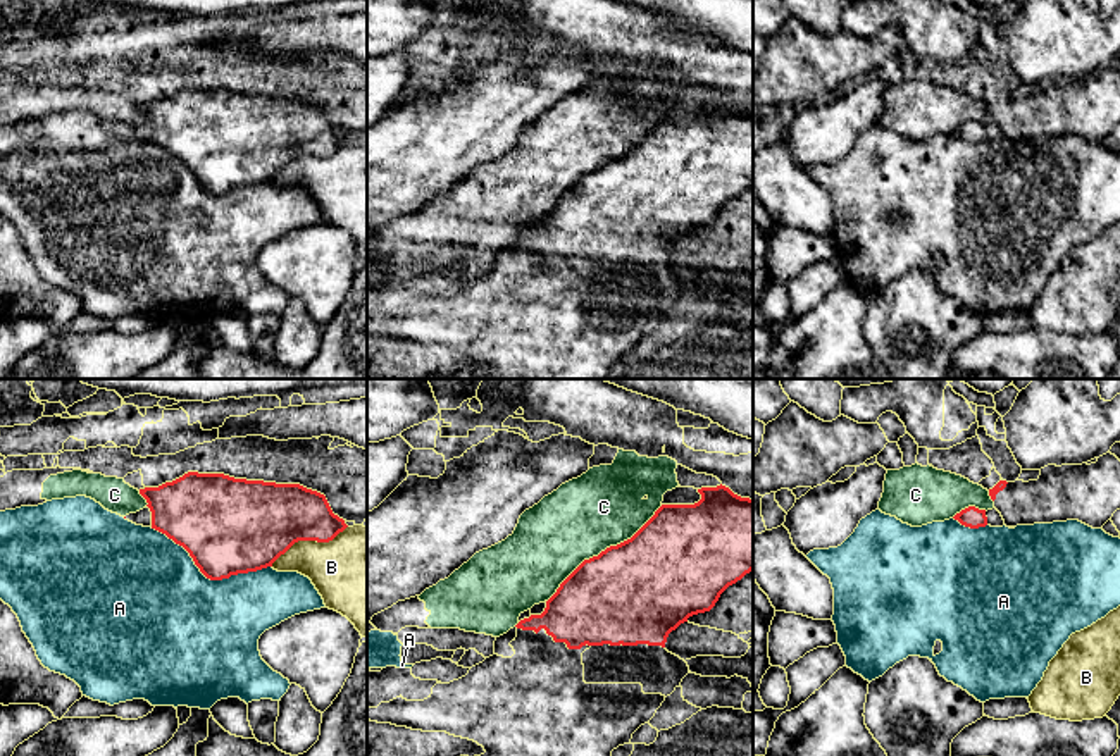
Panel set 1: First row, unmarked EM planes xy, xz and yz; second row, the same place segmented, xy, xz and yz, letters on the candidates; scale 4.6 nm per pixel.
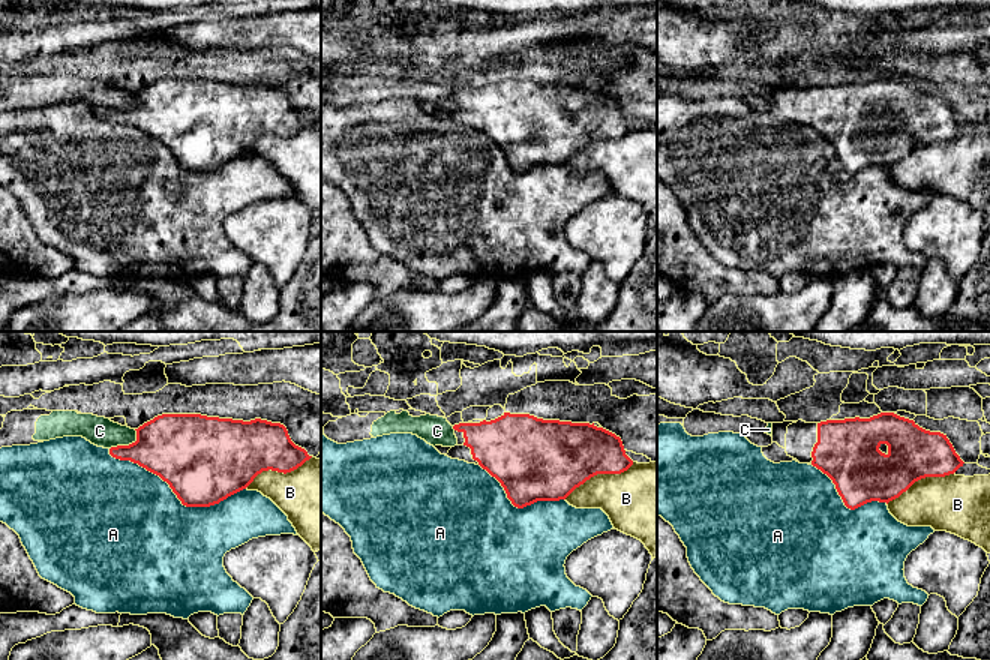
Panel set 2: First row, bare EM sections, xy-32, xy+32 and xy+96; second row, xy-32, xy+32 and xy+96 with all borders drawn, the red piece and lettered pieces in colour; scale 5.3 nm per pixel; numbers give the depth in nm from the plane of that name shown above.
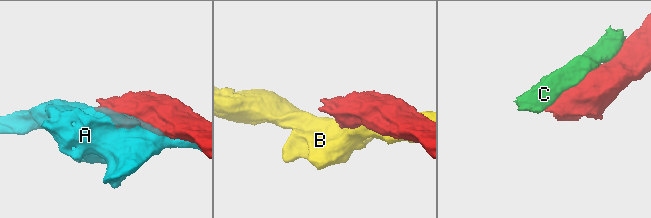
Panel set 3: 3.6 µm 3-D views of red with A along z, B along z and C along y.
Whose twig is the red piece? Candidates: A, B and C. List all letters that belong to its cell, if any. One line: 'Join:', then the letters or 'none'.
Join: none

